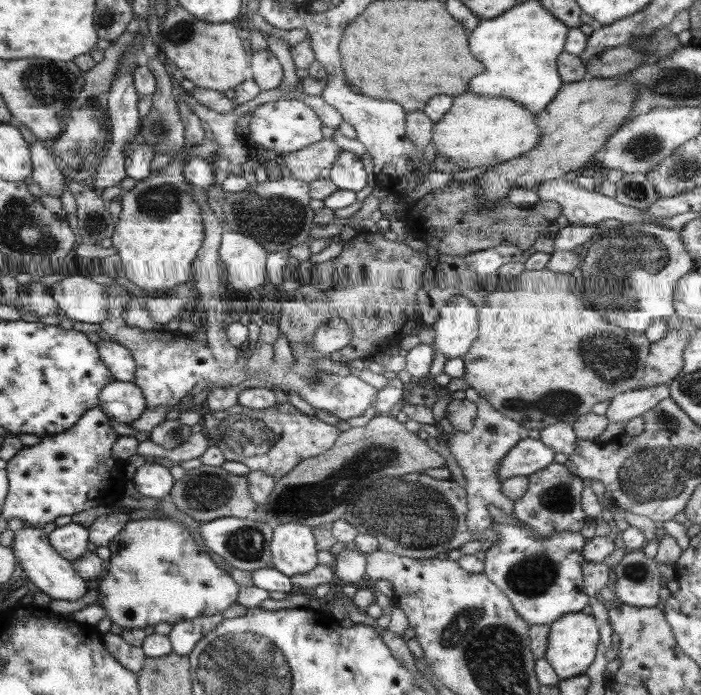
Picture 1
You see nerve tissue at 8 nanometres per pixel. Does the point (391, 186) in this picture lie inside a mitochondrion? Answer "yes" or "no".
no

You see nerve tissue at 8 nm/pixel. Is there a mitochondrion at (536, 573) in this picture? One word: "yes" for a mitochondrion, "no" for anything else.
yes

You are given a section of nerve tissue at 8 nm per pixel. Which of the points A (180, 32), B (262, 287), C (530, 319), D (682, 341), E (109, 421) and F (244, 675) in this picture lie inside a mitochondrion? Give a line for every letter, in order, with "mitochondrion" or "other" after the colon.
A: mitochondrion
B: other
C: other
D: other
E: other
F: mitochondrion

